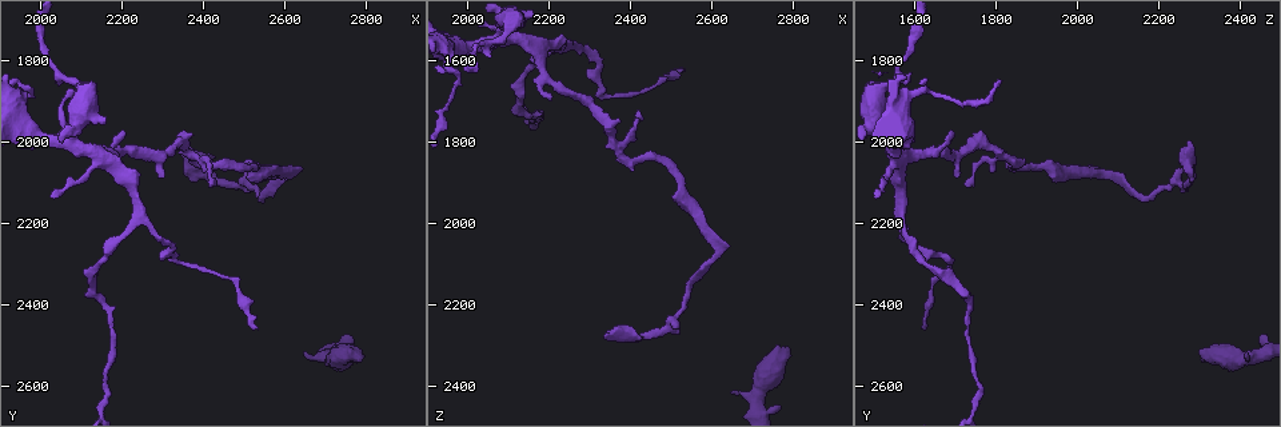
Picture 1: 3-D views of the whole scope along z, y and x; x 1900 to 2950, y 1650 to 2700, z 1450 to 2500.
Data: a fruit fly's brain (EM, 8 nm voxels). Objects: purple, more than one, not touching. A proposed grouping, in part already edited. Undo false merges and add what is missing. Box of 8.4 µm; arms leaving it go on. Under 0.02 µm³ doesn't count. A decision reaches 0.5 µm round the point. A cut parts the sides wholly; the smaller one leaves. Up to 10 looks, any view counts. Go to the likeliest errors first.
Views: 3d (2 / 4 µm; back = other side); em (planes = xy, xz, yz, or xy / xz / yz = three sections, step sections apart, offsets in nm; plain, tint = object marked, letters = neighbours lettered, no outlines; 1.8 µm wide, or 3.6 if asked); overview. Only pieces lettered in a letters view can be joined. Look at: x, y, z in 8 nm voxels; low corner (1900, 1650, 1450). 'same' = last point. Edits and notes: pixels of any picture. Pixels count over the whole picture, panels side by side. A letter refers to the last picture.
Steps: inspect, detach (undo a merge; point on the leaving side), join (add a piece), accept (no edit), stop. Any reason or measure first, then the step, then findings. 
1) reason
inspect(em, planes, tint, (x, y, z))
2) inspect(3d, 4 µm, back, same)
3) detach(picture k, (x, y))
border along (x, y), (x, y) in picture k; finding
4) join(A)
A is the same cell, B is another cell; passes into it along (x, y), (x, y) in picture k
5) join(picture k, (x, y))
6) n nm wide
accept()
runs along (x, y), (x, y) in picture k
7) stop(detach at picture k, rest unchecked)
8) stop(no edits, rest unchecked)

abrupt turn
inspect(em, 3.6 µm, xz, step 8, tint, (2065, 2000, 1550))

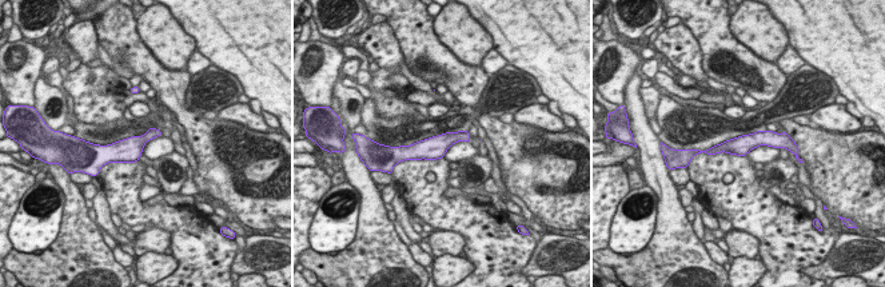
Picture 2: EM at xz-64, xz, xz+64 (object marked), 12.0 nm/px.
cut it another way
inspect(em, 3.6 µm, yz, step 4, letters, same)

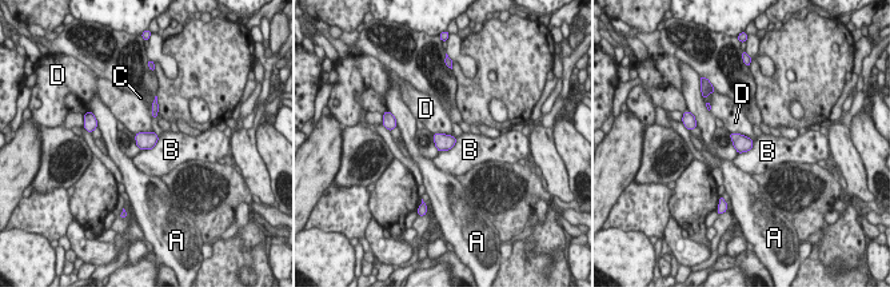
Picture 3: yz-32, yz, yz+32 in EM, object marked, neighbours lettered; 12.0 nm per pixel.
D touches over 320 nm
accept()
A, B, C and D are other cells; border along (730, 131), (746, 135), (753, 143) in picture 3; one neuron here

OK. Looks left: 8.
free end
inspect(em, planes, tint, (2645, 2515, 2420))

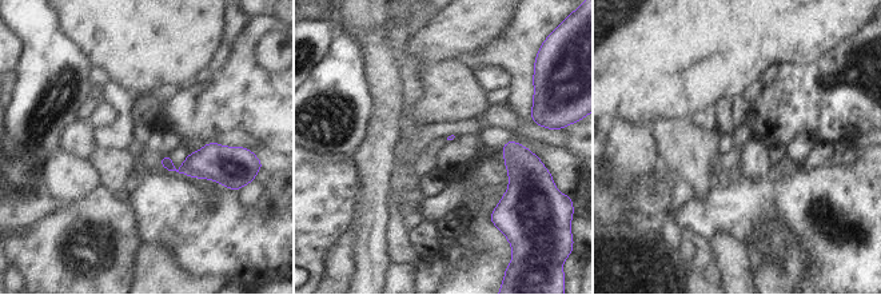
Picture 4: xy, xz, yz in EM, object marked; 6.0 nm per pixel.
what lies round it
inspect(em, planes, letters, same)

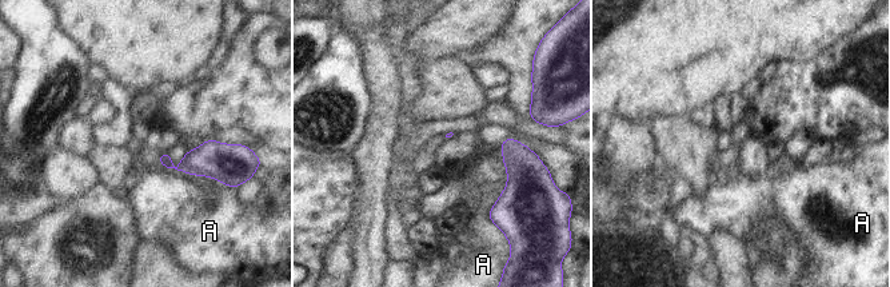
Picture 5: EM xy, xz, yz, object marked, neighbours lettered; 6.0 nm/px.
accept()
A is another cell; border along (160, 164), (192, 175) in picture 5; no lettered piece goes on from it

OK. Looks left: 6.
an open end
inspect(3d, 4 µm, (2335, 2000, 2280))

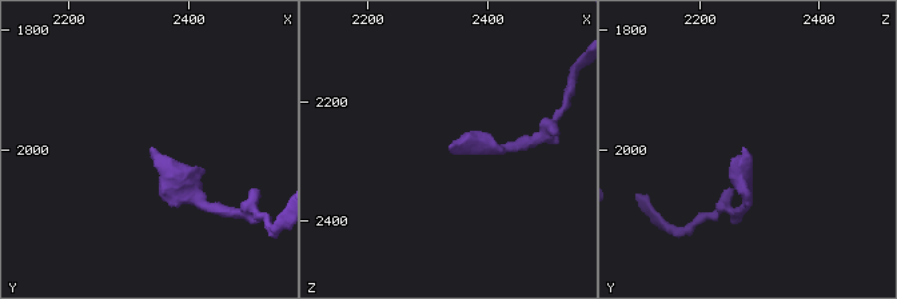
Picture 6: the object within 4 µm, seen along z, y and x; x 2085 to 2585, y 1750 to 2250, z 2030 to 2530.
now the EM
inspect(em, 3.6 µm, planes, plain, (2335, 2005, 2275))

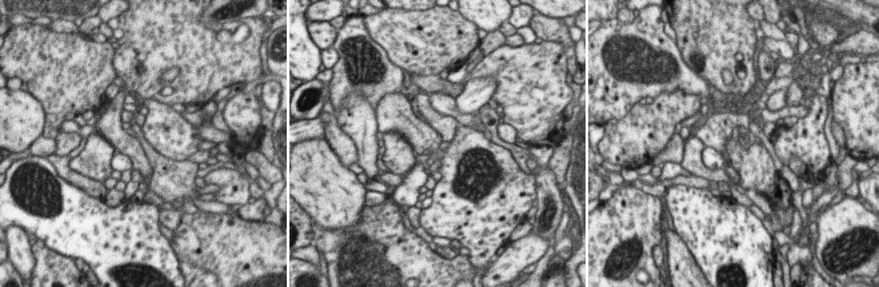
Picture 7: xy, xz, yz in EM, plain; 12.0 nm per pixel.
inspect(em, 3.6 µm, planes, letters, same)

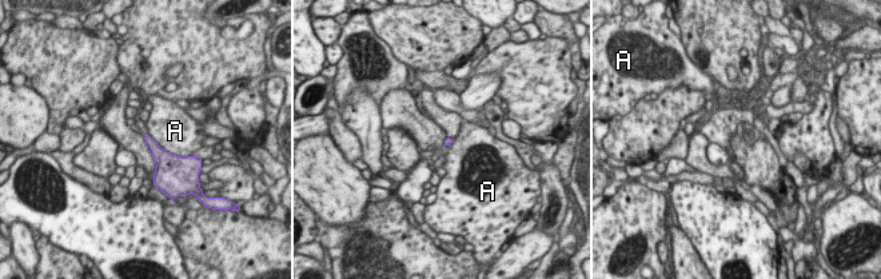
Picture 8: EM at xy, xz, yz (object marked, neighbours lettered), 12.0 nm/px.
A touches over 600 nm
accept()
A is another cell; no lettered piece goes on from it

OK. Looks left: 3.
free end
inspect(em, planes, letters, (2530, 2460, 1625))

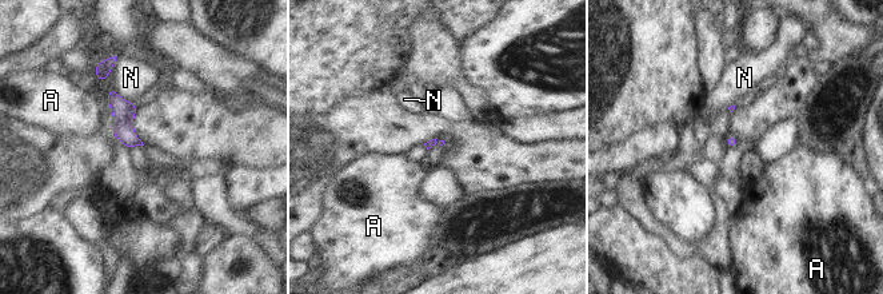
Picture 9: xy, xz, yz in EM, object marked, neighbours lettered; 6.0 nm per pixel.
accept()
A and N are other cells; border along (112, 86), (124, 100), (132, 103) in picture 9; none of them fits

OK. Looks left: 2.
stop(no edits, rest unchecked)

